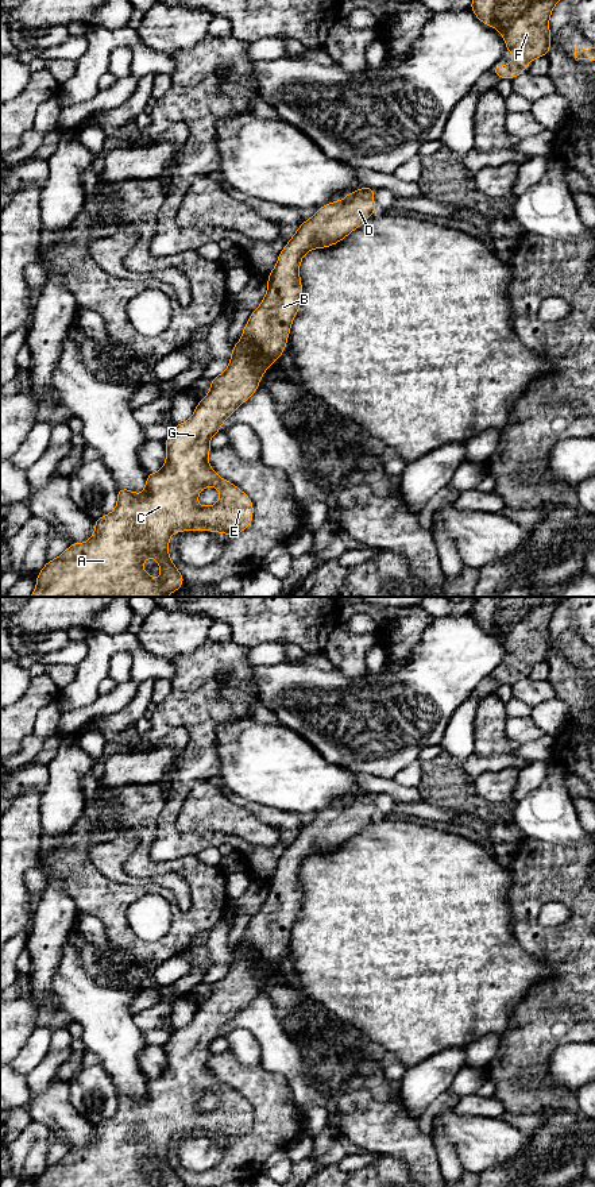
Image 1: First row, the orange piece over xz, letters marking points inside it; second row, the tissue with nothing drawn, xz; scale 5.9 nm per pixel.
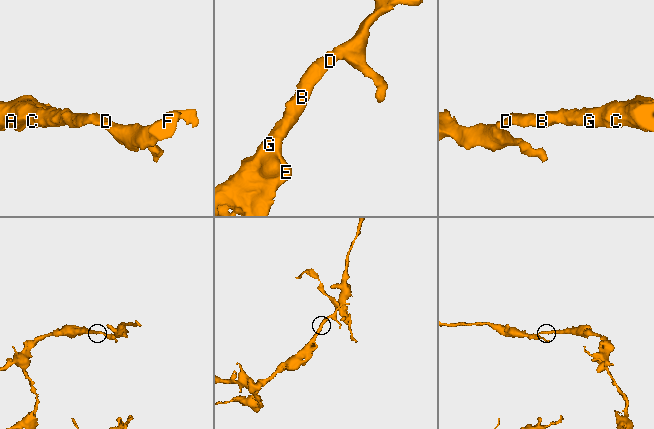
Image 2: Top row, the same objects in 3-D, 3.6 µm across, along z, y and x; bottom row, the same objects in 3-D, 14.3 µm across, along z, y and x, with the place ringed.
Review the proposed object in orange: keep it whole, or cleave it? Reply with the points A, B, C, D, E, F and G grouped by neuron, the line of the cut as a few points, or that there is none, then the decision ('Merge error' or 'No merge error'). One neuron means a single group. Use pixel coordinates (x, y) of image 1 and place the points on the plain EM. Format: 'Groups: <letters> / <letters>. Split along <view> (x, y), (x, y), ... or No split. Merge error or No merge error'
Groups: A B C D E F G. No split. No merge error

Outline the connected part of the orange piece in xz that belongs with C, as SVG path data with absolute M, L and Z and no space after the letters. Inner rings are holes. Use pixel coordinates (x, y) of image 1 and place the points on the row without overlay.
M362 790L359 797L348 797L345 805L336 805L318 813L308 825L302 826L289 848L282 853L273 876L267 882L267 897L260 910L251 918L246 928L240 947L232 952L231 966L224 978L210 984L210 995L198 1005L193 1021L173 1032L170 1040L163 1047L166 1052L166 1068L158 1078L148 1078L142 1101L130 1094L117 1092L117 1109L113 1117L94 1125L94 1138L86 1148L69 1149L66 1156L55 1164L47 1165L35 1183L36 1187L155 1187L154 1183L142 1173L142 1168L154 1161L161 1173L159 1187L185 1187L183 1180L169 1163L169 1142L182 1136L212 1136L236 1141L248 1133L254 1121L251 1103L232 1087L221 1083L209 1071L208 1060L212 1053L209 1045L221 1036L221 1028L246 1007L258 994L259 986L273 967L278 966L286 955L291 928L301 913L302 887L300 885L300 868L302 862L314 853L333 851L360 832L370 821L376 818L376 809L372 802L376 793ZM255 956L262 964L262 970L255 972L250 959ZM205 1091L216 1091L220 1095L220 1106L212 1111L198 1111L197 1102Z

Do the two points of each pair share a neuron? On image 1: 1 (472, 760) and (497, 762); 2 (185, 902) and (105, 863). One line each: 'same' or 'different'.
1: same
2: same

